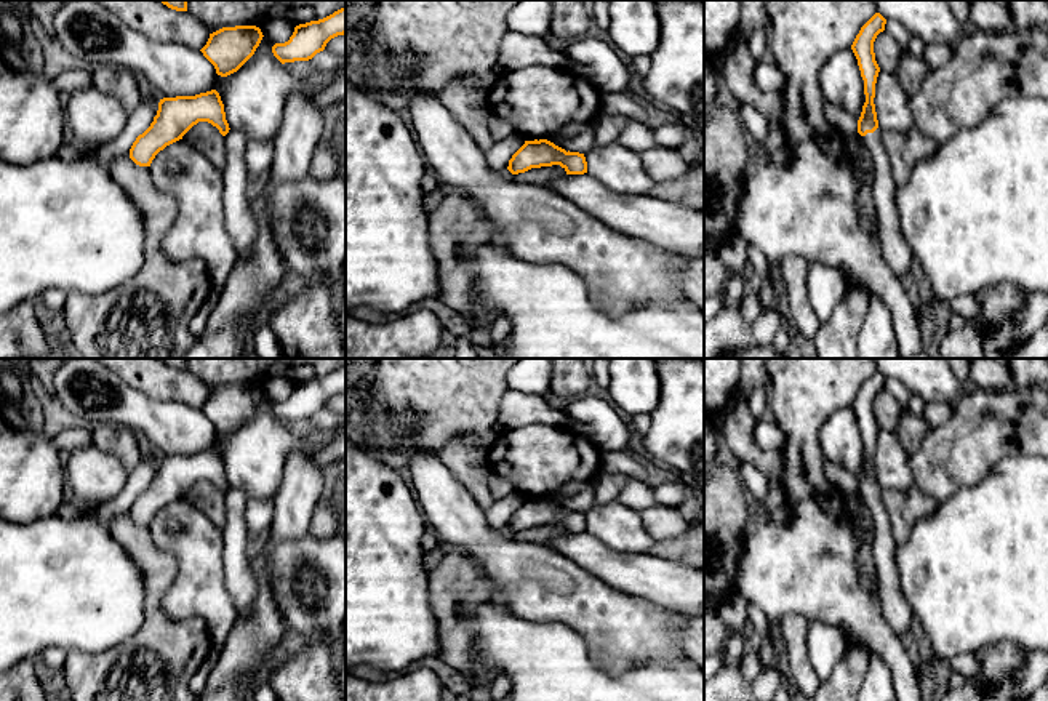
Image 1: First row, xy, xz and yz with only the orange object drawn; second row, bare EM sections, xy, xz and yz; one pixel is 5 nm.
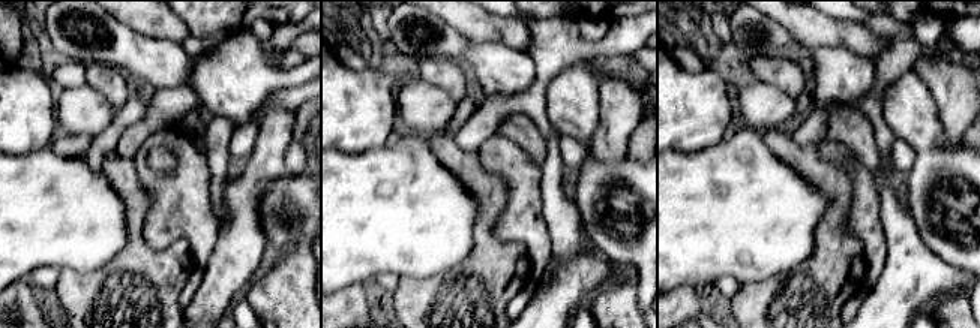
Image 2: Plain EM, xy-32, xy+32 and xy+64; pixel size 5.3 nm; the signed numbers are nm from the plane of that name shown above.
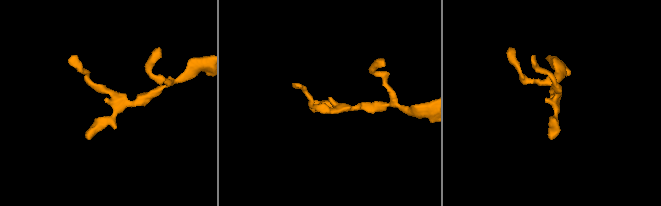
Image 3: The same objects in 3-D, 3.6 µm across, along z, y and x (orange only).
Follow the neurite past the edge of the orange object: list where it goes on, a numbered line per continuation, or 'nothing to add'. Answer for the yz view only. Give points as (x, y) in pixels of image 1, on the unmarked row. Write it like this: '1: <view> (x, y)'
1: yz (898, 613)

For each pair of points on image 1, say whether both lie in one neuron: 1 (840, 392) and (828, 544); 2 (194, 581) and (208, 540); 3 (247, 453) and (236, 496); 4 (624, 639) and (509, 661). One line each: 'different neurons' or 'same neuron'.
1: same neuron
2: same neuron
3: different neurons
4: different neurons

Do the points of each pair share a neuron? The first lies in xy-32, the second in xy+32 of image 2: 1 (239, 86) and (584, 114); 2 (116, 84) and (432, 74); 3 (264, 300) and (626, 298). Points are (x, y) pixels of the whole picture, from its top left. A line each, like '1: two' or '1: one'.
1: one
2: one
3: one

